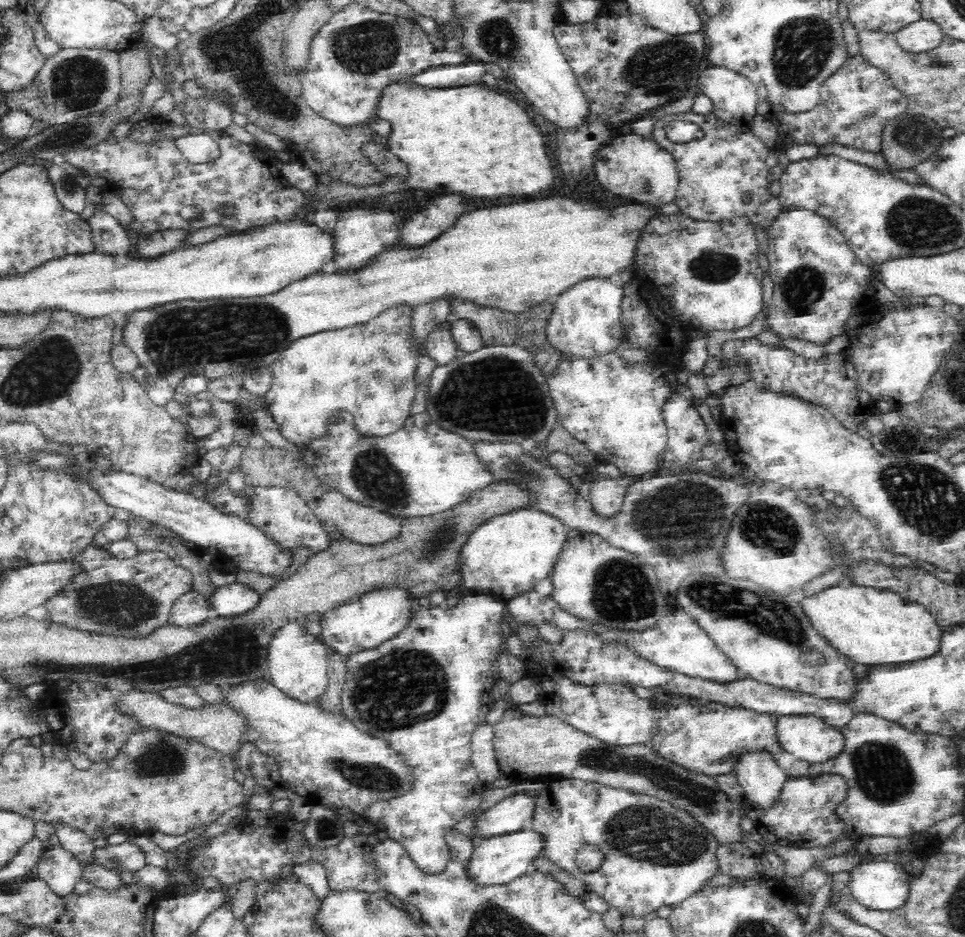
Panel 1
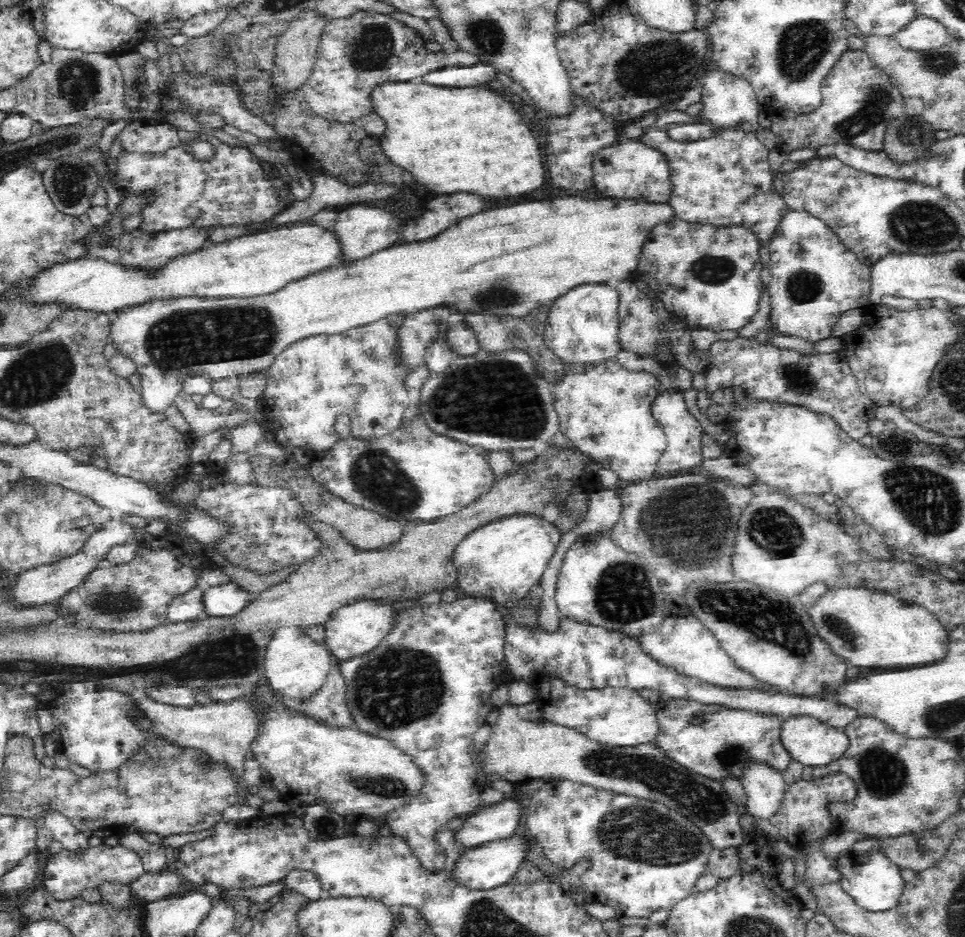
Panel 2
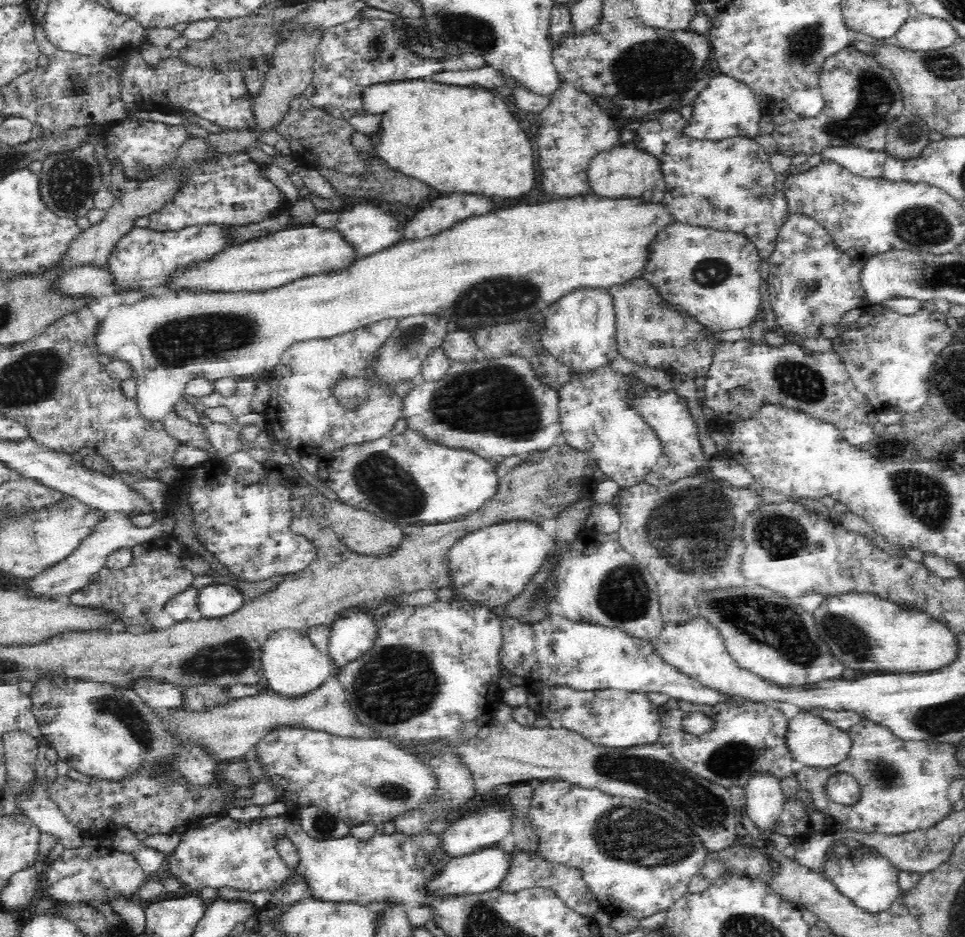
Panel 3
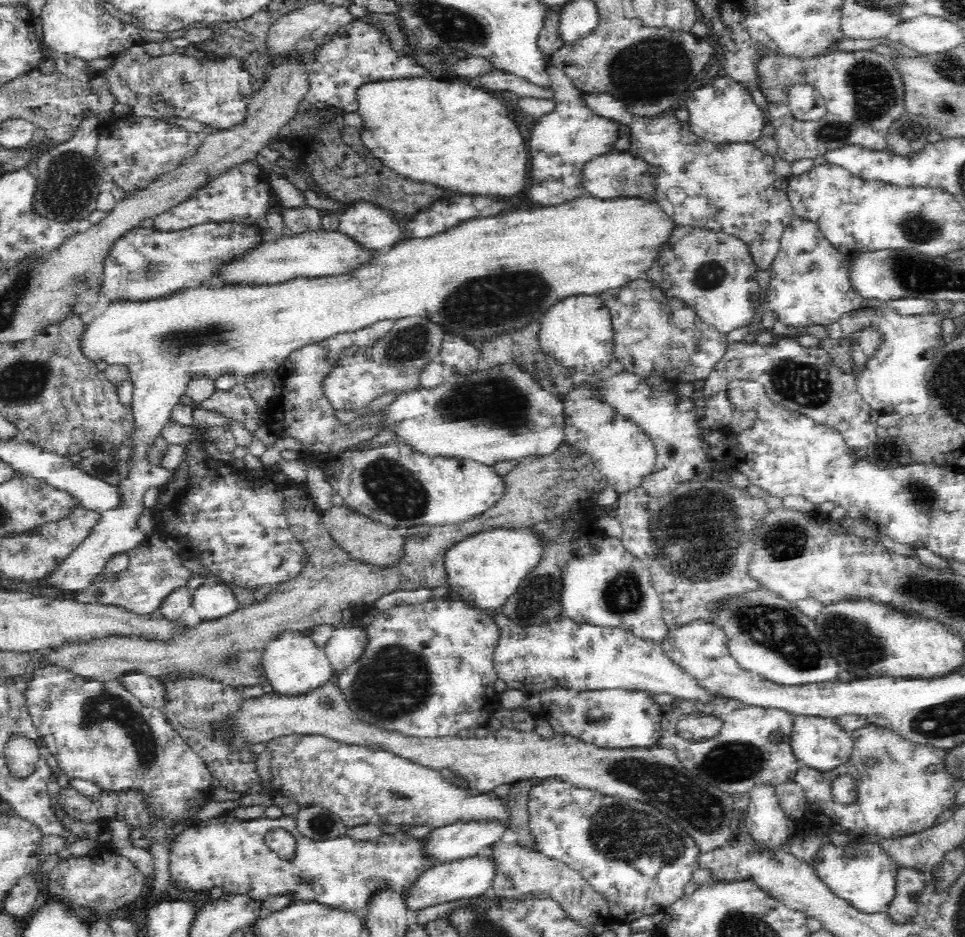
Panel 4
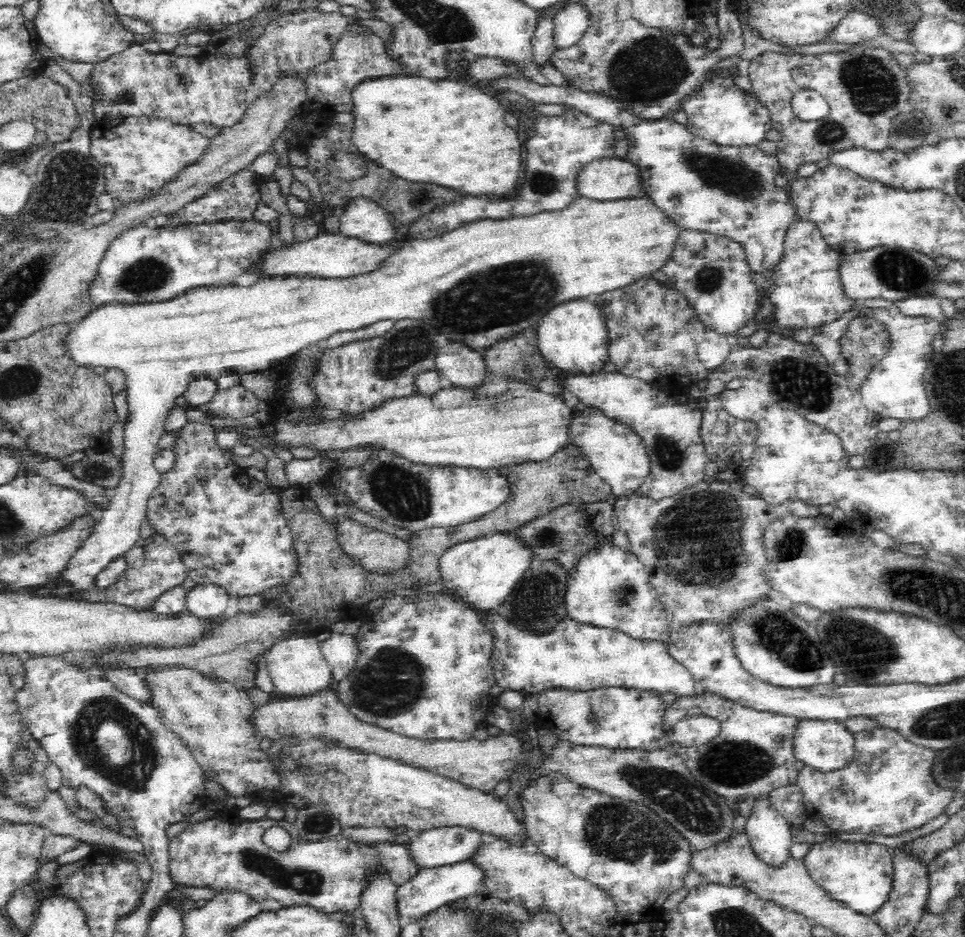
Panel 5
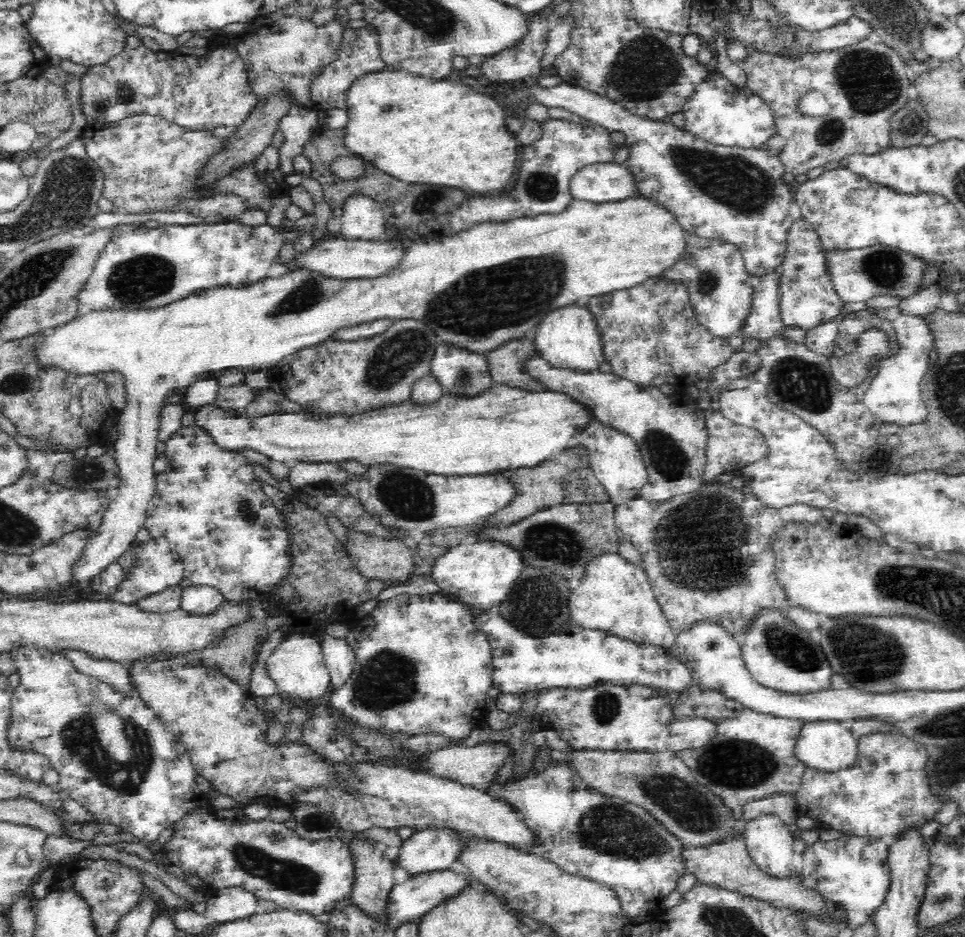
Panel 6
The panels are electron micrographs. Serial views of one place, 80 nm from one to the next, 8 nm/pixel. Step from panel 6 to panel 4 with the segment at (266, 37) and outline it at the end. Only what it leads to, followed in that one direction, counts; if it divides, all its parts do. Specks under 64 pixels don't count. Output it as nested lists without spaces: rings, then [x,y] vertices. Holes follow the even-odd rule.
[[[318,1],[314,4],[308,4],[300,10],[292,12],[286,16],[282,16],[280,20],[276,20],[276,24],[272,26],[269,33],[269,45],[267,49],[267,55],[270,58],[269,68],[273,66],[274,58],[281,57],[294,49],[300,51],[300,55],[304,57],[304,61],[308,64],[312,64],[315,59],[315,52],[317,46],[330,40],[330,36],[334,32],[338,32],[338,29],[345,24],[348,24],[355,17],[350,14],[350,3],[340,4],[340,6],[332,6],[332,4],[326,4],[326,2]]]

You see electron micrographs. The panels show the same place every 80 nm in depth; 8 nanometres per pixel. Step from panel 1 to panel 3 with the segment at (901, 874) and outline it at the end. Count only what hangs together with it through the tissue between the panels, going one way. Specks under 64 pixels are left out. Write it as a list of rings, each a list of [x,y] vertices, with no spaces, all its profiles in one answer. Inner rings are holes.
[[[848,845],[836,846],[826,852],[825,877],[864,912],[884,912],[896,903],[901,896],[898,868],[880,854],[873,846],[859,845],[850,848]]]

